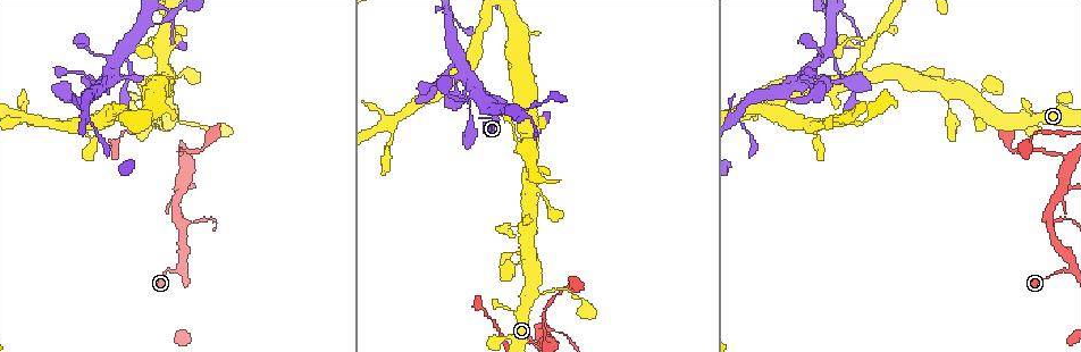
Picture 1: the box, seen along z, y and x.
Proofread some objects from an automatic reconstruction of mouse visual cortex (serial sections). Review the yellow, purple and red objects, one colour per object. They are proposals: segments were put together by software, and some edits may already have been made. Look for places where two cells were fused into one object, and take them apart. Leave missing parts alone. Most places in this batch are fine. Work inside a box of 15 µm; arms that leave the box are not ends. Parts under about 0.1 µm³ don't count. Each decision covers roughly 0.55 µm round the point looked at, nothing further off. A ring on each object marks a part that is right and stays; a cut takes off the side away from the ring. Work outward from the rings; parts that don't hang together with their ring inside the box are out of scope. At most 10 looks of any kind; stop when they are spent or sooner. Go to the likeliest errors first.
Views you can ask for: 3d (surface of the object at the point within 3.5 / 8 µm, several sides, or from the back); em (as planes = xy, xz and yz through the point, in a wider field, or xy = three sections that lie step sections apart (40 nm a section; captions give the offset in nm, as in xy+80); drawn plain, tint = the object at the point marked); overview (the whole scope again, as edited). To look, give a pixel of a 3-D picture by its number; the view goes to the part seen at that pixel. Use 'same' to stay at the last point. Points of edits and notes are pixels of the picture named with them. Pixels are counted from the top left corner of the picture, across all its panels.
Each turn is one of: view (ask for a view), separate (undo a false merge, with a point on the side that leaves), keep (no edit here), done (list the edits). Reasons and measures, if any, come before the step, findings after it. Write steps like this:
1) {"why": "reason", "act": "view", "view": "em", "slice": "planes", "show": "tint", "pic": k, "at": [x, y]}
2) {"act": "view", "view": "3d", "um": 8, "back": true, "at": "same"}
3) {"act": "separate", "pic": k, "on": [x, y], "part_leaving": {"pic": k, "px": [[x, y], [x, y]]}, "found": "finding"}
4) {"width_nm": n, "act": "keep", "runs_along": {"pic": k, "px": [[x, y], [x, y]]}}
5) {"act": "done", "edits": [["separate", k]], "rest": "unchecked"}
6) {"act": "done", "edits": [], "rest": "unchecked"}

{"why": "a fork", "act": "view", "view": "3d", "um": 3.5, "pic": 1, "at": [1051, 223]}

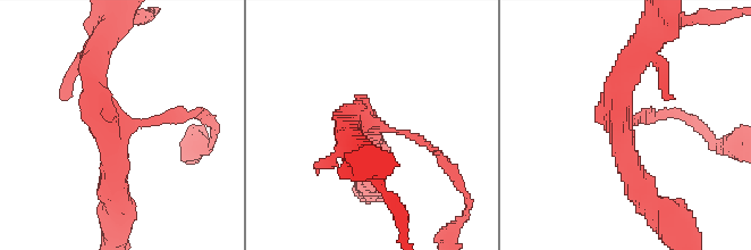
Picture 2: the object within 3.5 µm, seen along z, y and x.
{"arms": 3, "arm_widths_nm": [150, 300, 350], "why": "need the tissue", "act": "view", "view": "em", "slice": "xy", "step": 3, "show": "tint", "pic": 2, "at": [109, 133]}

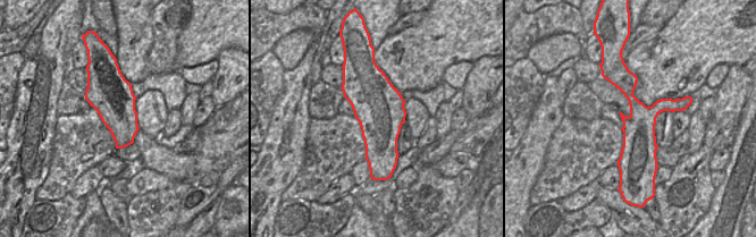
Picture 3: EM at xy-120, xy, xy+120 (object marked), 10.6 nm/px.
{"why": "another direction", "act": "view", "view": "em", "slice": "planes", "show": "tint", "at": "same"}

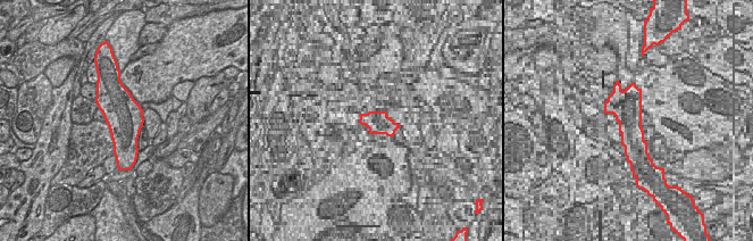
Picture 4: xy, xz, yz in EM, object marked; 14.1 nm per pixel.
{"act": "keep", "runs_along": {"pic": 2, "px": [[118, 201], [94, 65]]}, "found": "continuous, no second cell"}

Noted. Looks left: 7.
{"why": "sharp bend", "act": "view", "view": "3d", "um": 3.5, "pic": 1, "at": [452, 103]}

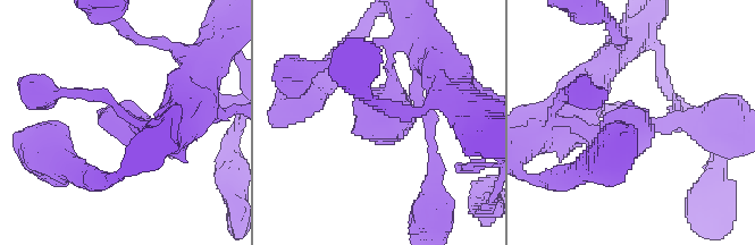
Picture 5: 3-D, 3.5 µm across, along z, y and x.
{"why": "shape alone is not enough", "act": "view", "view": "em", "slice": "xy", "step": 3, "show": "tint", "pic": 5, "at": [387, 118]}

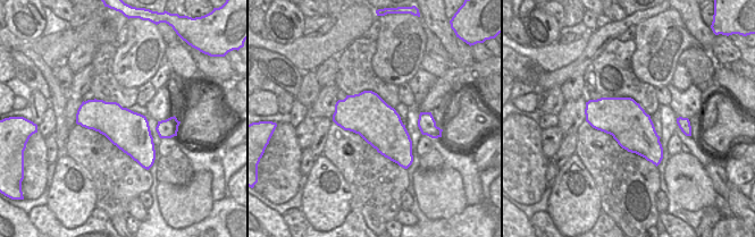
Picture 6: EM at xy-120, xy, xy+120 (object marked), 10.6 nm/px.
{"act": "keep", "runs_along": {"pic": 5, "px": [[435, 56], [386, 120], [354, 96]]}, "found": "continuous, no second cell"}

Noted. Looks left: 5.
{"why": "small branch off a trunk", "act": "view", "view": "3d", "um": 3.5, "pic": 1, "at": [143, 21]}

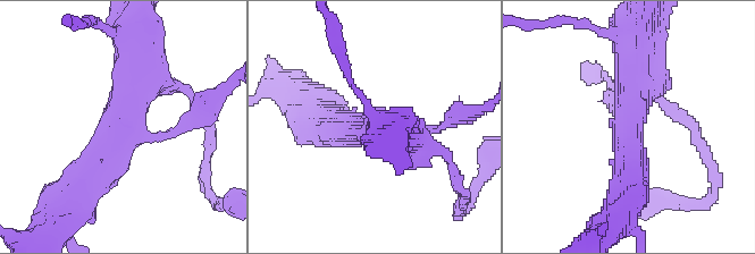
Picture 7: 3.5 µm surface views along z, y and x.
{"why": "need the tissue", "act": "view", "view": "em", "slice": "planes", "show": "plain", "pic": 7, "at": [630, 129]}

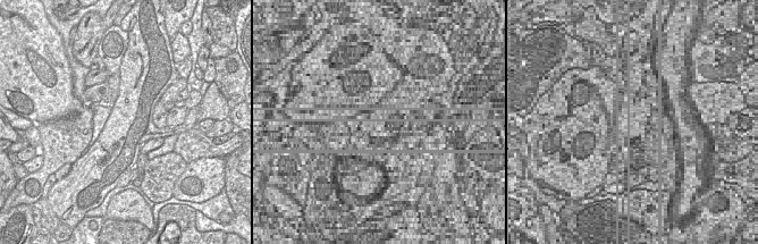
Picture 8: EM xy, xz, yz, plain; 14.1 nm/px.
{"act": "view", "view": "em", "slice": "planes", "show": "tint", "at": "same"}

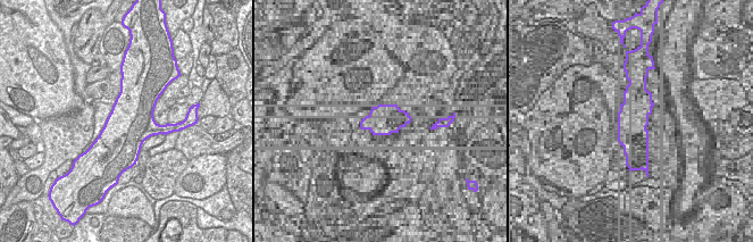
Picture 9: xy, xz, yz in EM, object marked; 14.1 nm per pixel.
{"arms": 3, "arm_widths_nm": [150, 500, 500], "act": "keep", "runs_along": {"pic": 7, "px": [[78, 194], [131, 96], [166, 83]]}, "found": "continuous, no second cell"}

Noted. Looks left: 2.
{"act": "view", "view": "em", "slice": "xy", "step": 2, "show": "tint", "pic": 1, "at": [738, 114]}

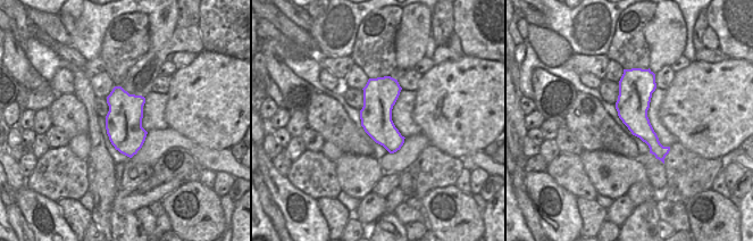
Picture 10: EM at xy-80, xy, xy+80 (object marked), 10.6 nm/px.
{"act": "view", "view": "3d", "um": 3.5, "at": "same"}

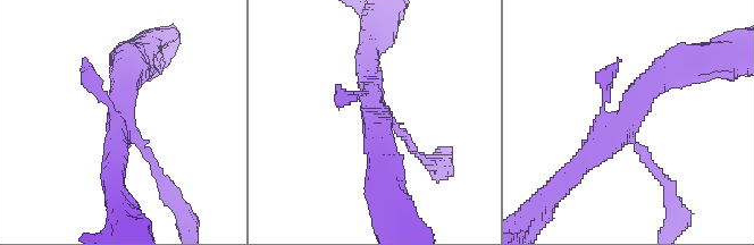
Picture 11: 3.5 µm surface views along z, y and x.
{"act": "keep", "runs_along": {"pic": 11, "px": [[130, 67], [119, 123], [155, 175]]}, "found": "one cell here"}

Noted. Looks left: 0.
{"act": "done", "edits": [], "rest": "unchecked"}

